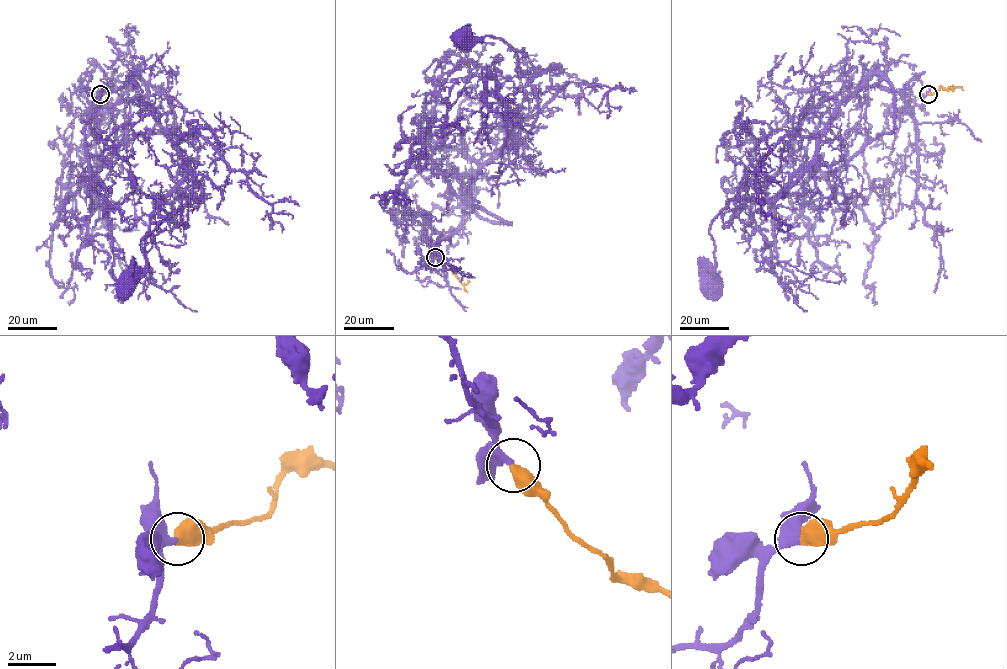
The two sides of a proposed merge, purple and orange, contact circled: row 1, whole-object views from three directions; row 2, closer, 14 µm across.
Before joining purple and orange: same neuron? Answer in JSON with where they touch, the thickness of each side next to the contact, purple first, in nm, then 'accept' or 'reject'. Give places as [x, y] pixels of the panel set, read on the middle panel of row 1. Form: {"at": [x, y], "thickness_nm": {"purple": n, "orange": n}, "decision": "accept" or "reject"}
{"at": [435, 257], "thickness_nm": {"purple": 320, "orange": 600}, "decision": "accept"}

